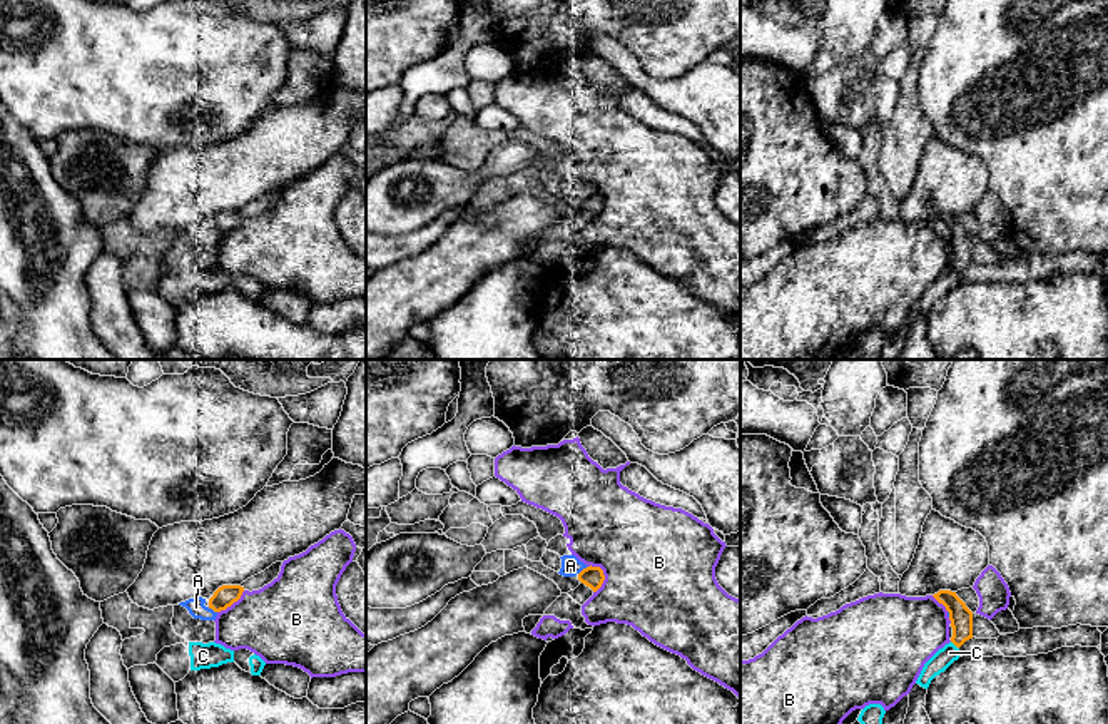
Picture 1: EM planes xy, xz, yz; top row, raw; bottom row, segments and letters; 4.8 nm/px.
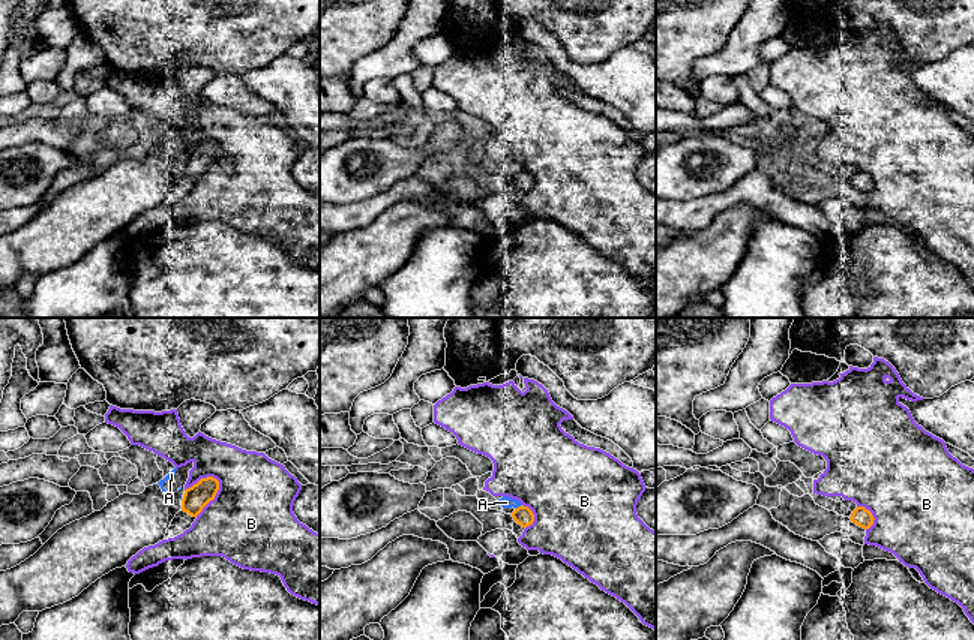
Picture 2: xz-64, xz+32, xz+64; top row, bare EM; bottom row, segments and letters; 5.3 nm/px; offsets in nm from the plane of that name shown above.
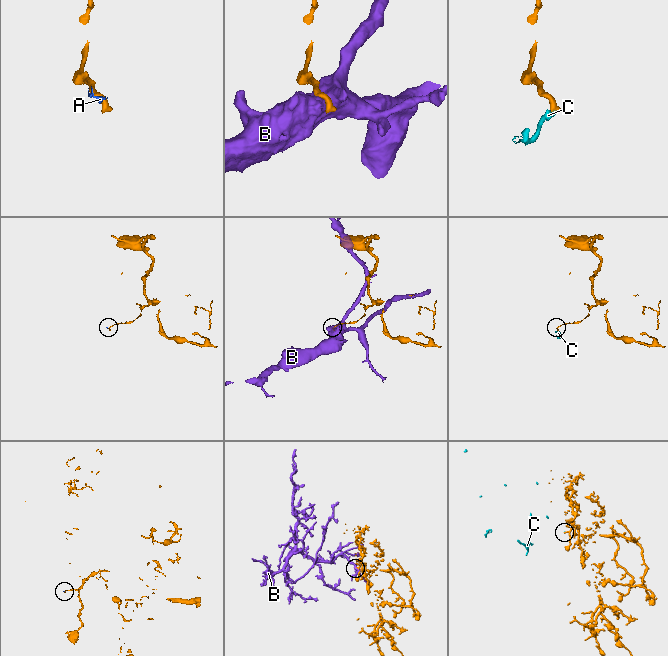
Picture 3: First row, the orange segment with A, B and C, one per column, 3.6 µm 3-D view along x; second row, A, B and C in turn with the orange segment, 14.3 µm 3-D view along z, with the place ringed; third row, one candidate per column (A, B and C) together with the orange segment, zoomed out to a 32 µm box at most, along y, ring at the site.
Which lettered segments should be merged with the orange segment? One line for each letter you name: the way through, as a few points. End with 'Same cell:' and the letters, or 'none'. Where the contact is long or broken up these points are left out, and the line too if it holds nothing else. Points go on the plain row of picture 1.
Same cell: none

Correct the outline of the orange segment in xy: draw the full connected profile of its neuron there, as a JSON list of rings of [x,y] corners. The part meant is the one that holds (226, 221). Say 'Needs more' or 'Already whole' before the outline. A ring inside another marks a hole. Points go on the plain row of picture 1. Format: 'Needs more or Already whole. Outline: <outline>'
Already whole. Outline: [[[222,211],[209,224],[209,234],[212,234],[214,237],[226,236],[241,224],[242,217],[244,212],[241,211]]]

